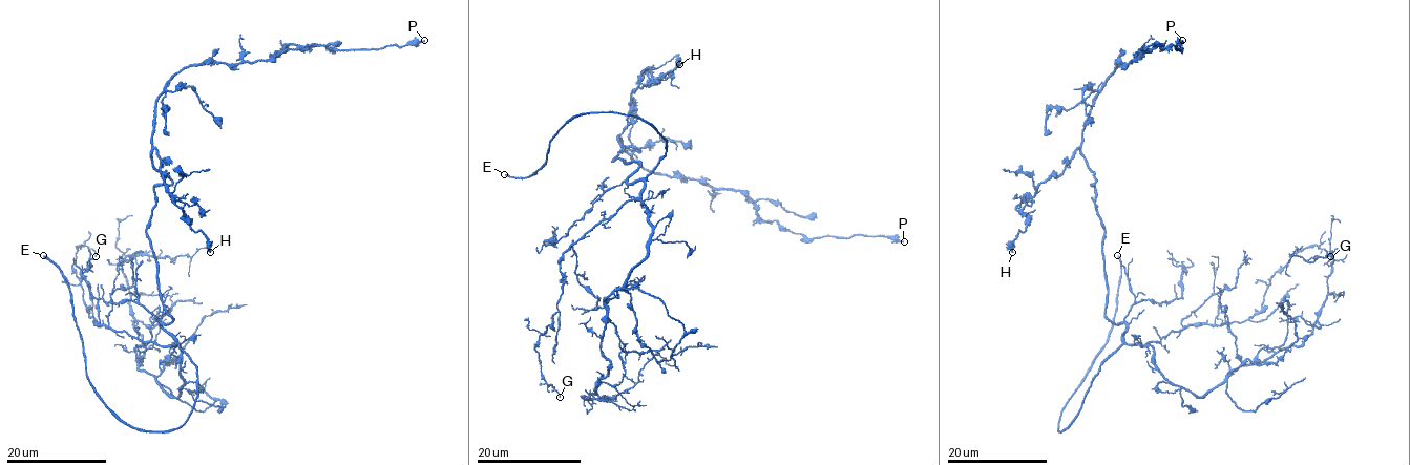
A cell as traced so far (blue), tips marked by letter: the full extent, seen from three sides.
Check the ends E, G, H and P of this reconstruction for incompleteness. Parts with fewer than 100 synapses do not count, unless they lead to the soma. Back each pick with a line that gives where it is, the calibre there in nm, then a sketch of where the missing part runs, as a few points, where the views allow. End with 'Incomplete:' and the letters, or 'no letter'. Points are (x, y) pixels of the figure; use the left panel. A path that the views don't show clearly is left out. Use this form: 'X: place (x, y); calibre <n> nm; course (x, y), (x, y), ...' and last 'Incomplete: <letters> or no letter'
E: place (43, 255); calibre 280 nm
Incomplete: E

